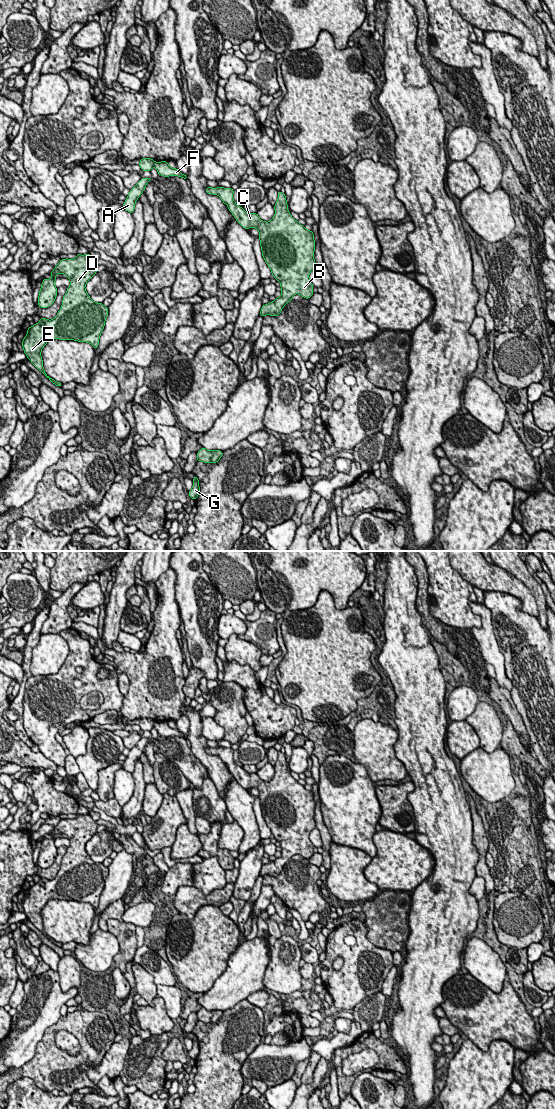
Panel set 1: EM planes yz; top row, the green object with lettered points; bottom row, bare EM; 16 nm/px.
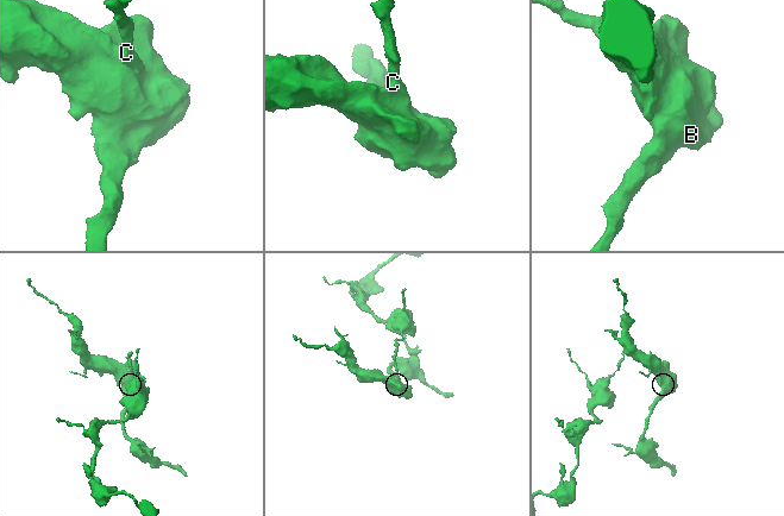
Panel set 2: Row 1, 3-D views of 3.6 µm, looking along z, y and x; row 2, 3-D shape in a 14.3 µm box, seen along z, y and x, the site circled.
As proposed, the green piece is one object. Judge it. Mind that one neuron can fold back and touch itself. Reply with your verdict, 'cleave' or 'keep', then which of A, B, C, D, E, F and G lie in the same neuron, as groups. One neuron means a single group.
cleave; groups A D E / B C F G

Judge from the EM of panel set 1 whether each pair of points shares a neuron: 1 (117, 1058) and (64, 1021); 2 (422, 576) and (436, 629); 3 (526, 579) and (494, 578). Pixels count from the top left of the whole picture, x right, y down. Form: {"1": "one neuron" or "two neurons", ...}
{"1": "two neurons", "2": "one neuron", "3": "two neurons"}

